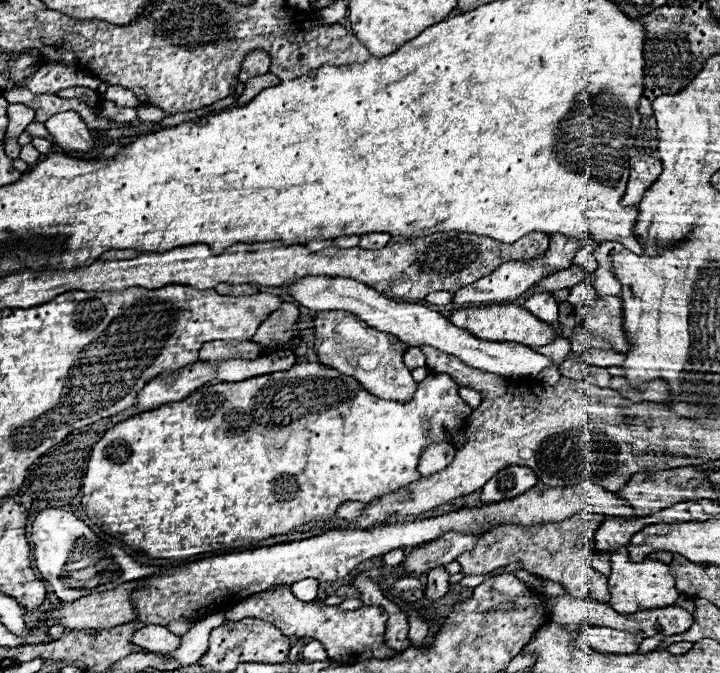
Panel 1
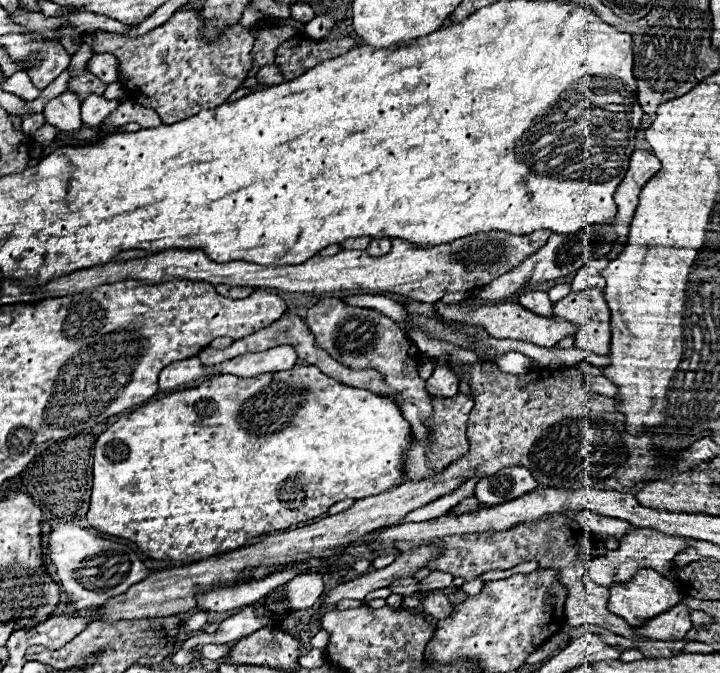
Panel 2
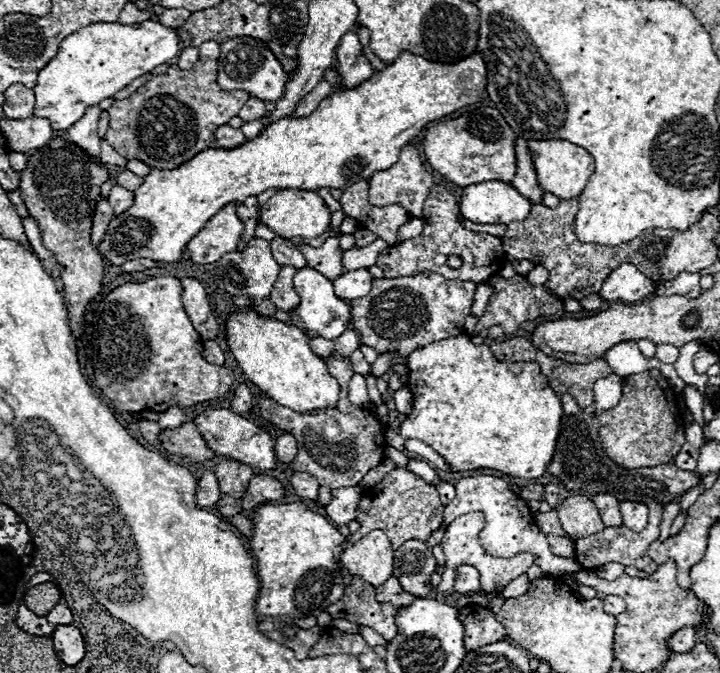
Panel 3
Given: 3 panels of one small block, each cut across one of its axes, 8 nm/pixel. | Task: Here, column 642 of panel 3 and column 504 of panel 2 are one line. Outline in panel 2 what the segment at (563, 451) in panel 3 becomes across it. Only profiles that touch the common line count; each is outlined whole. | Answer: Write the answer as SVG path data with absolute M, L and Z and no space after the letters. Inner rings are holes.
M502 468L498 474L482 478L476 484L476 498L486 506L504 504L506 500L514 500L514 496L522 496L522 492L532 492L536 486L538 486L538 482L534 480L534 476L528 468Z

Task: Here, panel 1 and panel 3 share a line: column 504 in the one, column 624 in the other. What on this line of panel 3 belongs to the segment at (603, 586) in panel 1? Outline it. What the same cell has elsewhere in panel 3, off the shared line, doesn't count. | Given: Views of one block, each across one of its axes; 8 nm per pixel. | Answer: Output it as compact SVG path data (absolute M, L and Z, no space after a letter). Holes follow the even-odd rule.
M651 502L648 504L649 516L648 524L642 532L634 533L628 527L622 525L617 527L604 528L602 532L598 532L596 536L588 536L588 538L580 538L574 542L574 552L576 552L576 562L588 570L588 568L598 568L602 564L608 564L608 562L620 562L624 566L636 566L638 570L644 570L648 574L656 572L658 564L654 560L648 558L648 546L658 538L660 534L660 522L662 522L662 506L657 502Z

